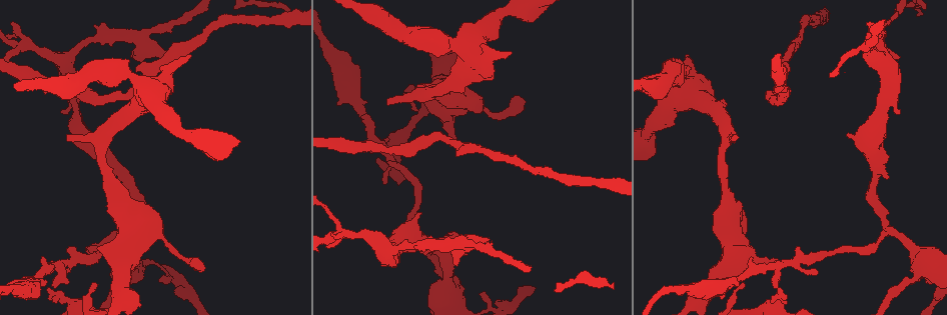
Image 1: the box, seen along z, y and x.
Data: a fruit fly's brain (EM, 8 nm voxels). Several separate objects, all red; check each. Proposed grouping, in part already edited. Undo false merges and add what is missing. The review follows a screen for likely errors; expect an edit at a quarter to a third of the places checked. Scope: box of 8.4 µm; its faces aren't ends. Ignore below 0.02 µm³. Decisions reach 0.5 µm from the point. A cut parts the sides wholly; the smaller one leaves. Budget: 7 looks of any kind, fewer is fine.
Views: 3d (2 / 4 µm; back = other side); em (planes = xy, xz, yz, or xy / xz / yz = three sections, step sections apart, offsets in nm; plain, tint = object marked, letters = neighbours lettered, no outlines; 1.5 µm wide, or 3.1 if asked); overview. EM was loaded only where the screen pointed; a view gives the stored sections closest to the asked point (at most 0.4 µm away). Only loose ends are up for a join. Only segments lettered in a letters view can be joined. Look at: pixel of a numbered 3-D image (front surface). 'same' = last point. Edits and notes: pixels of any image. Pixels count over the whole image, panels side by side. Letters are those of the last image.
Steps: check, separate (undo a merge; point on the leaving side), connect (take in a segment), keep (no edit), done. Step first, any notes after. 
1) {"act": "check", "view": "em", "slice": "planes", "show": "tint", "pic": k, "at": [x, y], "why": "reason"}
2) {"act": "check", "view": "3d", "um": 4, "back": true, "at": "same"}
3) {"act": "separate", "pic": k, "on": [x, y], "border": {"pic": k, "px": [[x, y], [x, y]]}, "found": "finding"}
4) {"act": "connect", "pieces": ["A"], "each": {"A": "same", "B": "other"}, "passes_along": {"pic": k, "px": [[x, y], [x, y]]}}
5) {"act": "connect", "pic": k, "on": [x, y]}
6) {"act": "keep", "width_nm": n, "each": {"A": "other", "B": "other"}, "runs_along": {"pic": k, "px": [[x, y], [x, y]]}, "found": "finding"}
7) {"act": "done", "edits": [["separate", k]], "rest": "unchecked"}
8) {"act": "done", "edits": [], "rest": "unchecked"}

{"act": "check", "view": "em", "slice": "yz", "step": 4, "show": "letters", "pic": 1, "at": [778, 287], "why": "free end"}

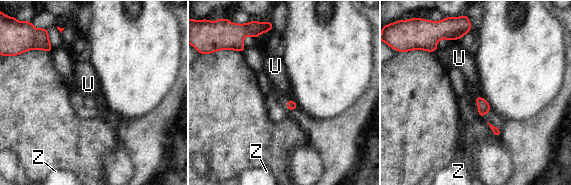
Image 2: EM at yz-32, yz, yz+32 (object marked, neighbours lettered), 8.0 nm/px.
{"act": "check", "view": "em", "slice": "planes", "show": "letters", "at": "same"}

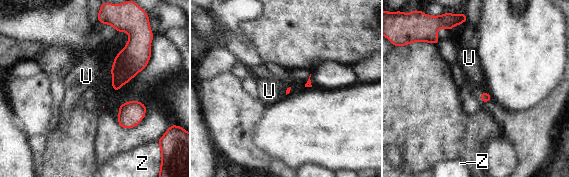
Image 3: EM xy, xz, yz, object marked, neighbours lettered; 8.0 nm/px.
{"act": "keep", "longest_contact_nm": ["U", 70], "each": {"U": "other", "Z": "other"}, "border": {"pic": 3, "px": [[487, 92], [479, 93]]}, "found": "no lettered segment goes on from it"}

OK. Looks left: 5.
{"act": "check", "view": "em", "slice": "planes", "show": "letters", "pic": 1, "at": [388, 104], "why": "free end"}

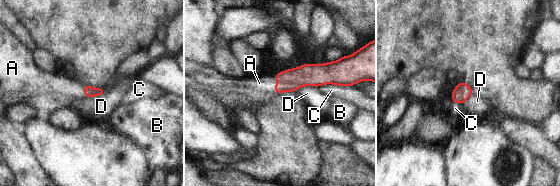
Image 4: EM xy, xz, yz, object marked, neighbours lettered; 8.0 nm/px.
{"act": "connect", "pieces": ["A"], "each": {"A": "same", "B": "other", "C": "other", "D": "other"}, "passes_along": {"pic": 4, "px": [[289, 80], [276, 84], [259, 83]]}, "found": "it goes on there"}

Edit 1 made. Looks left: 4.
{"act": "check", "view": "3d", "um": 4, "pic": 1, "at": [688, 55], "why": "branch stops here"}

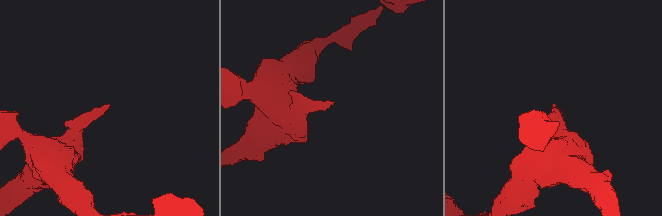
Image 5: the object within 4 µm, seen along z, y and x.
{"act": "check", "view": "em", "slice": "planes", "show": "tint", "pic": 5, "at": [333, 101], "why": "shape alone is not enough"}

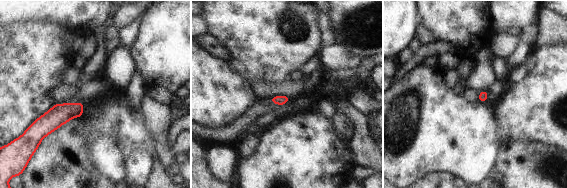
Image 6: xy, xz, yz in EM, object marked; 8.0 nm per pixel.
{"act": "check", "view": "em", "slice": "planes", "show": "letters", "at": "same", "why": "what lies round it"}

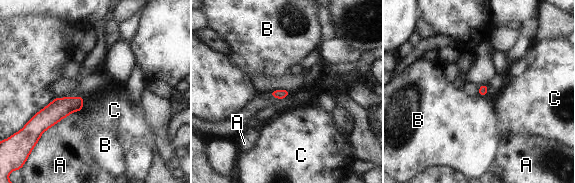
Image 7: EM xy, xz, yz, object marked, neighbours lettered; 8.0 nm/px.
{"act": "keep", "each": {"A": "other", "B": "other", "C": "other"}, "found": "no lettered segment goes on from it"}

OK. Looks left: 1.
{"act": "done", "edits": [["connect", 4]], "rest": "unchecked"}

